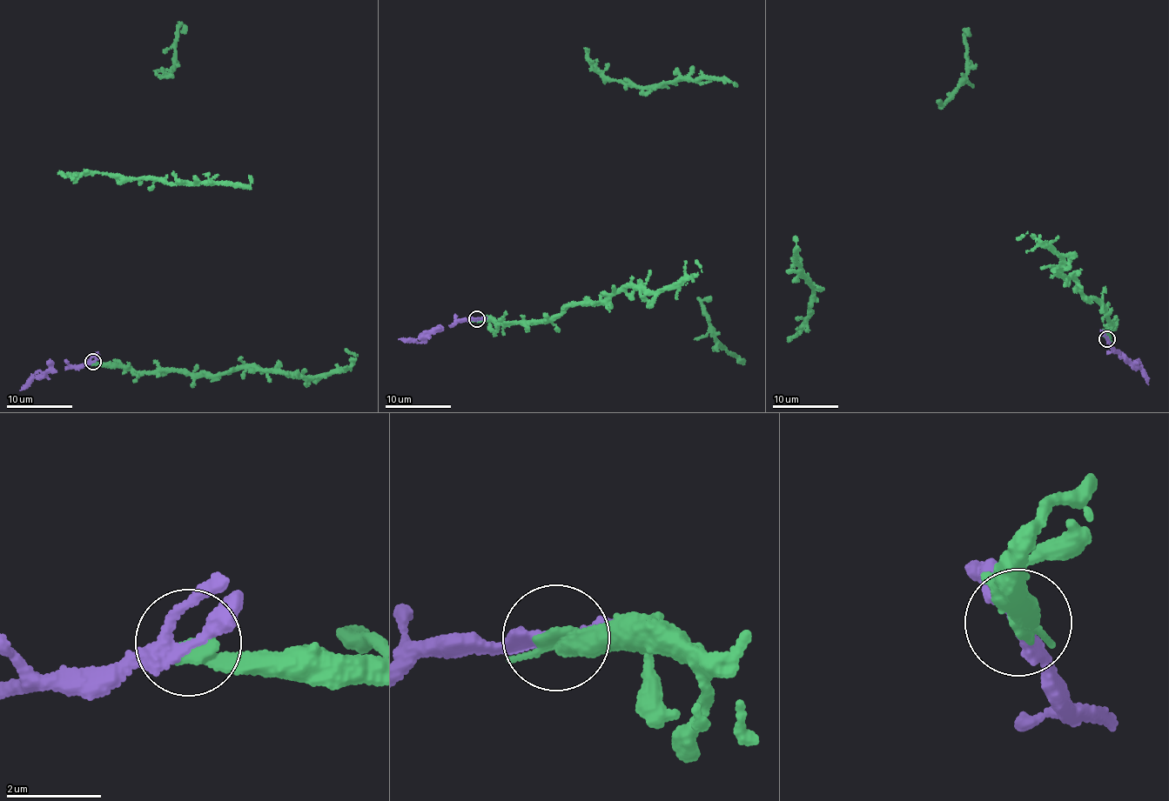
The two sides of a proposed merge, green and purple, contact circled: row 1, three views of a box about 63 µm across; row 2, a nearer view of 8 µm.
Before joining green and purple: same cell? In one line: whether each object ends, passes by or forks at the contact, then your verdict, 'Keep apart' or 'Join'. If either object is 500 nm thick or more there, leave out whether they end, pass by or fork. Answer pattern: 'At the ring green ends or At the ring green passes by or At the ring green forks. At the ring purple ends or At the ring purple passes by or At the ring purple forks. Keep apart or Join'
At the ring green ends. At the ring purple forks. Join

